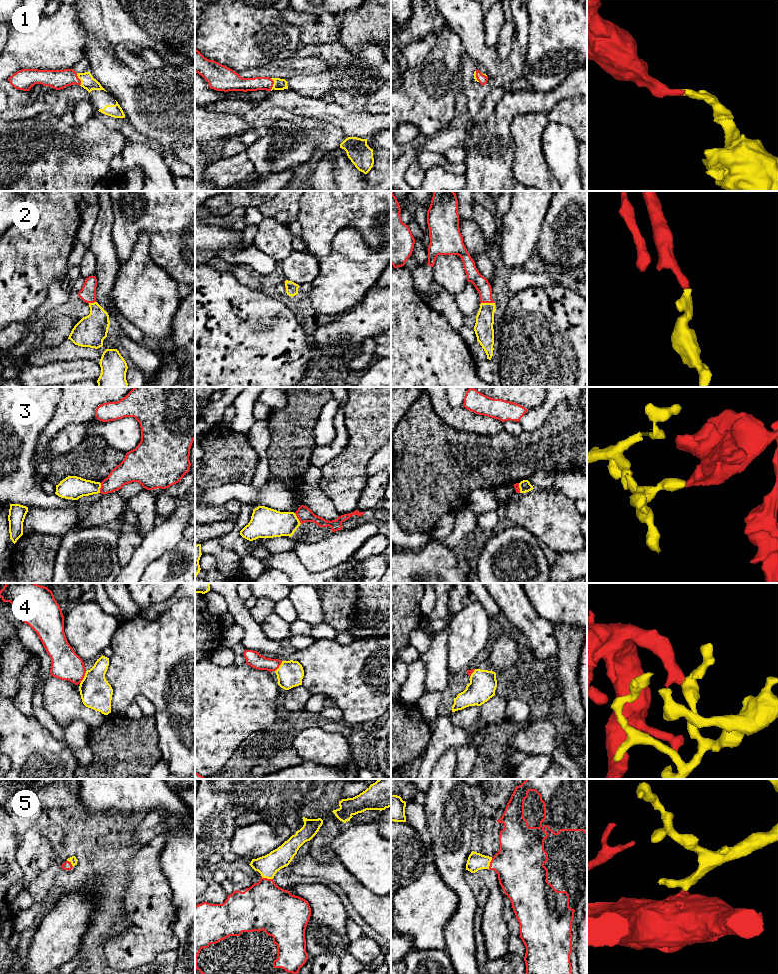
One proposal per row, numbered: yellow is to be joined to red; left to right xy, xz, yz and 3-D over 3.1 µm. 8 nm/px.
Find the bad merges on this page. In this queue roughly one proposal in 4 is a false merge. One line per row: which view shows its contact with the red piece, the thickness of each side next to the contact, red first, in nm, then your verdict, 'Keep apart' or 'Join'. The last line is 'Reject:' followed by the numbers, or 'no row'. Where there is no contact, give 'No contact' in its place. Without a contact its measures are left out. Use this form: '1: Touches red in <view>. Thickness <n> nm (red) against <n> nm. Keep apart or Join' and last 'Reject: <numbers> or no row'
1: Touches red in xy. Thickness 160 nm (red) against 110 nm. Join
2: Touches red in yz. Thickness 120 nm (red) against 150 nm. Join
3: Touches red in xz. Thickness 120 nm (red) against 240 nm. Keep apart
4: Touches red in xy. Thickness 240 nm (red) against 260 nm. Join
5: Touches red in xz. Thickness 380 nm (red) against 170 nm. Join
Reject: 3

